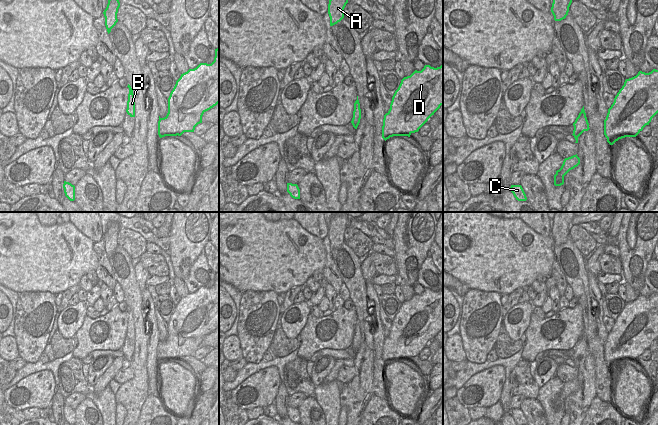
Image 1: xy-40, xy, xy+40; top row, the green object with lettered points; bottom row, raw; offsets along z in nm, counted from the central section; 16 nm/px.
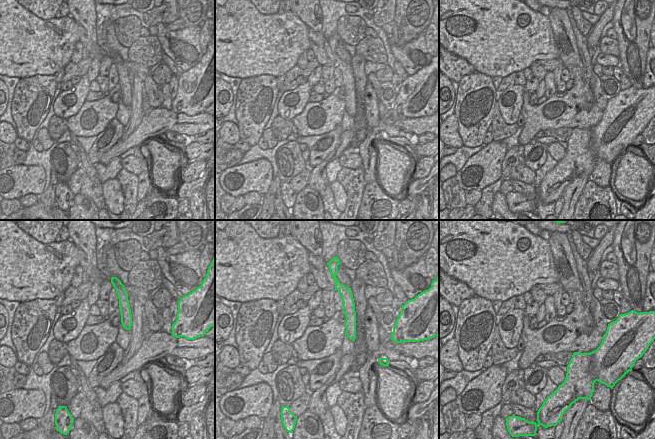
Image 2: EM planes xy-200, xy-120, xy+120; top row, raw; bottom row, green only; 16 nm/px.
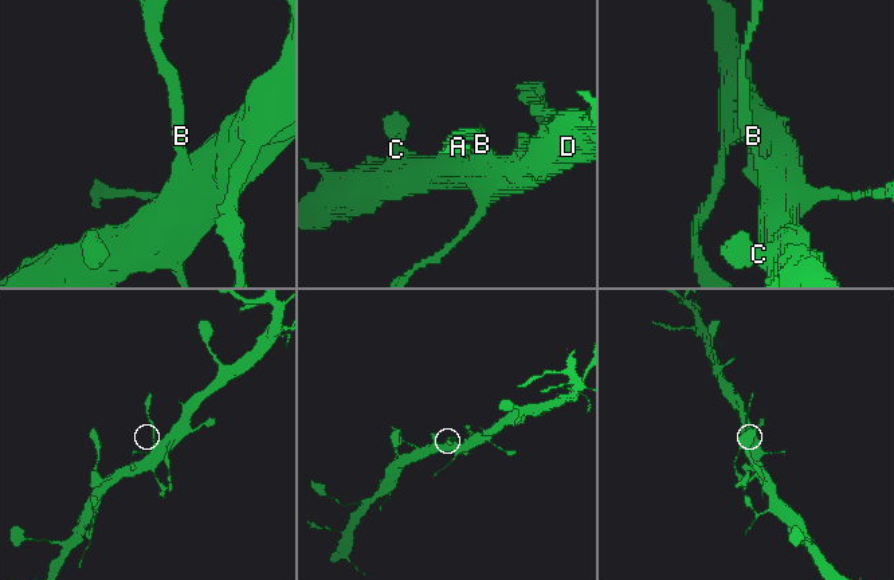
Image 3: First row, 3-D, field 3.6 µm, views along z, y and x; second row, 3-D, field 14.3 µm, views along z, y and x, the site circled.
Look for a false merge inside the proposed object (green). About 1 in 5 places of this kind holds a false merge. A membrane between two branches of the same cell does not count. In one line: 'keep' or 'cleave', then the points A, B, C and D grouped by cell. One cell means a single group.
keep | A B C D

